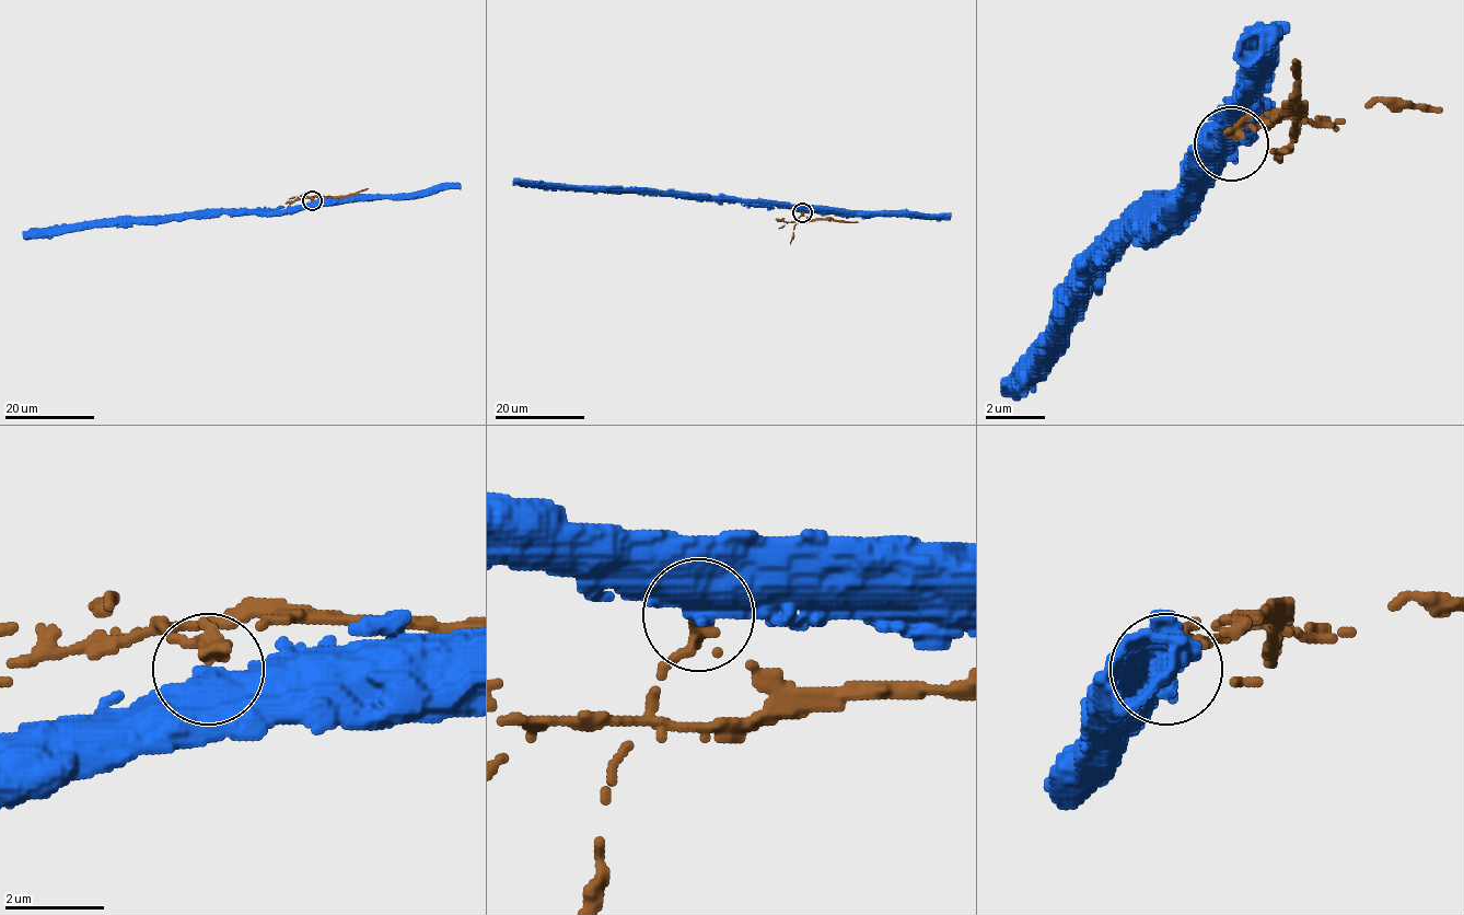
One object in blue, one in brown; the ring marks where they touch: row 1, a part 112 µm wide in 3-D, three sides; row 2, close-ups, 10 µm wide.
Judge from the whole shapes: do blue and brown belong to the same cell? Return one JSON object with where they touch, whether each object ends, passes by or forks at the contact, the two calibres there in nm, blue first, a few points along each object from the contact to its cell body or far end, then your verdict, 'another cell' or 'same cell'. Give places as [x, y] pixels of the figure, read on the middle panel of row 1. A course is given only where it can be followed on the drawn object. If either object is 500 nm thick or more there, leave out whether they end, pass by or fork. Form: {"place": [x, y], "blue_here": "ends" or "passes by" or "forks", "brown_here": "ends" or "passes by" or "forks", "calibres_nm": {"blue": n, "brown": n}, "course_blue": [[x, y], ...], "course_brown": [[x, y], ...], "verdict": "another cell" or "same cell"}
{"place": [802, 212], "calibres_nm": {"blue": 600, "brown": 360}, "course_blue": [[802, 212], [775, 204], [681, 198], [663, 196], [659, 192], [579, 190], [530, 185], [514, 178]], "course_brown": [[802, 213], [799, 222], [834, 219], [858, 222]], "verdict": "another cell"}

